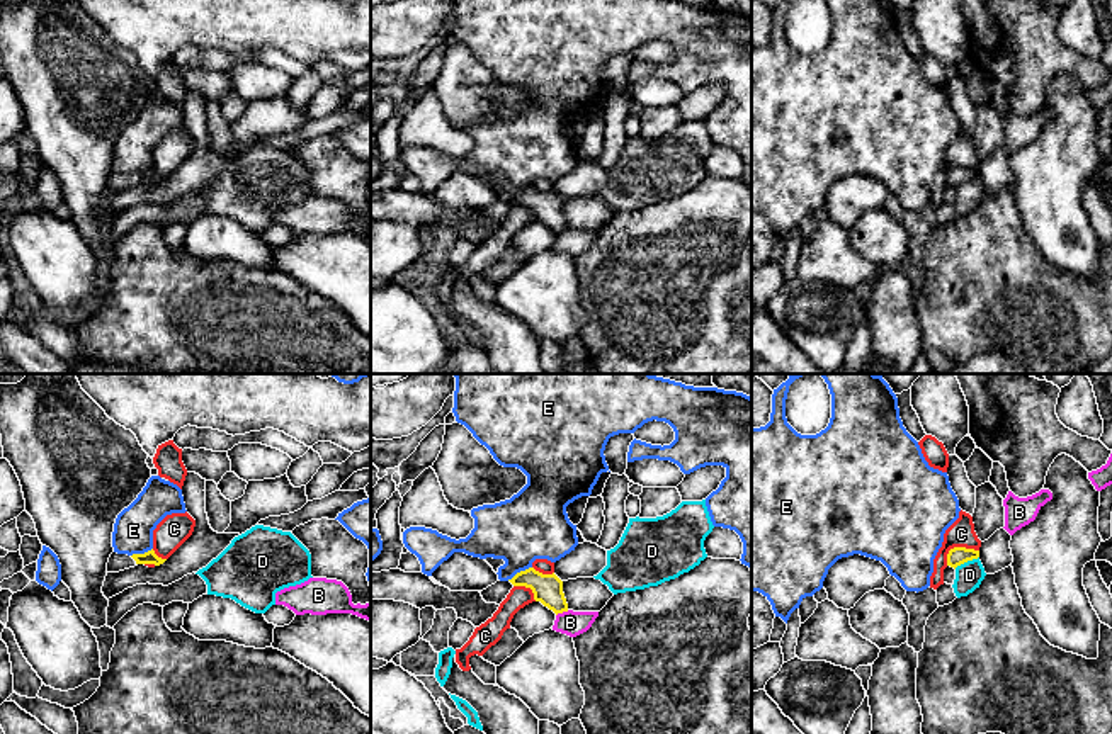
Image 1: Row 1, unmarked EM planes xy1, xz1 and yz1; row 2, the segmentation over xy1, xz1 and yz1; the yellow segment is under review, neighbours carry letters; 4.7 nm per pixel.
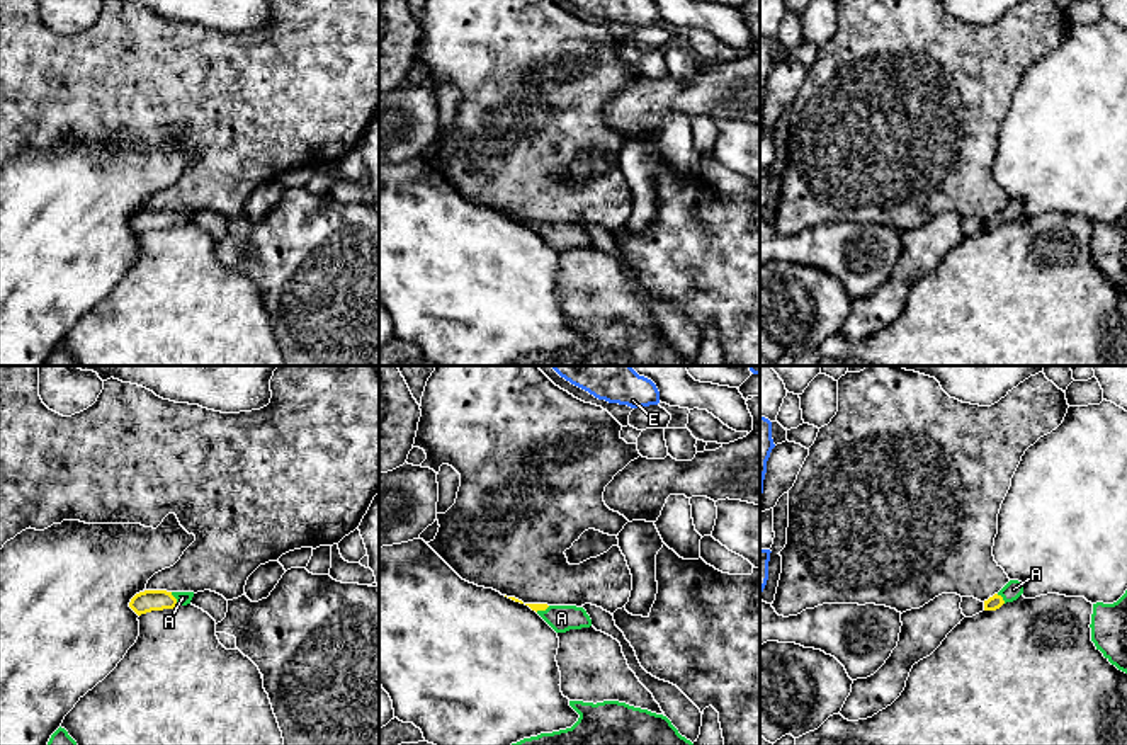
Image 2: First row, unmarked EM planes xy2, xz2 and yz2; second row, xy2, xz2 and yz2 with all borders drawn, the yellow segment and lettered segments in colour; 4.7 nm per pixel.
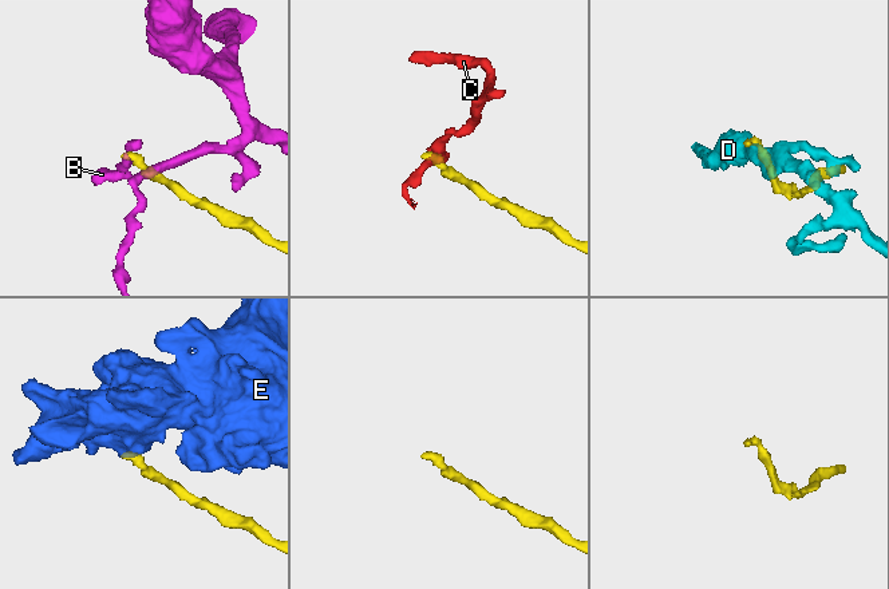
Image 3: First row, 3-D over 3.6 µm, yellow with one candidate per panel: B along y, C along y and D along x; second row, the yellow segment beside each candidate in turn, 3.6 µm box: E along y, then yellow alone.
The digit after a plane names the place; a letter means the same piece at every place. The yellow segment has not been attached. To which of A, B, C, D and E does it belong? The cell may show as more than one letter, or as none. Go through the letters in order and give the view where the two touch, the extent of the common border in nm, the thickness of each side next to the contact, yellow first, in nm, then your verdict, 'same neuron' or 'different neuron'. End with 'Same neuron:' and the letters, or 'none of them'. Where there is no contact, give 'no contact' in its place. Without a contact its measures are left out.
A: meets yellow in xy2; contact 80 nm long; 100 nm thick on the yellow side, 60 nm on the other; same neuron
B: meets yellow in xz1; contact 70 nm long; 140 nm thick on the yellow side, 120 nm on the other; different neuron
C: meets yellow in yz1; contact 180 nm long; 90 nm thick on the yellow side, 130 nm on the other; different neuron
D: meets yellow in yz1; contact 130 nm long; 90 nm thick on the yellow side, 130 nm on the other; different neuron
E: meets yellow in xz1; contact 140 nm long; 140 nm thick on the yellow side, 320 nm on the other; different neuron
Same neuron: A

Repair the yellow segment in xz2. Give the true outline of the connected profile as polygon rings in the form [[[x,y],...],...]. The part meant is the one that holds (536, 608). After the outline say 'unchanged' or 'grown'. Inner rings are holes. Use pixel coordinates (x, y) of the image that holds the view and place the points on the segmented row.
[[[547,604],[525,606],[535,611],[556,633],[566,633],[569,629],[581,629],[592,626],[592,619],[583,607]]]; grown

